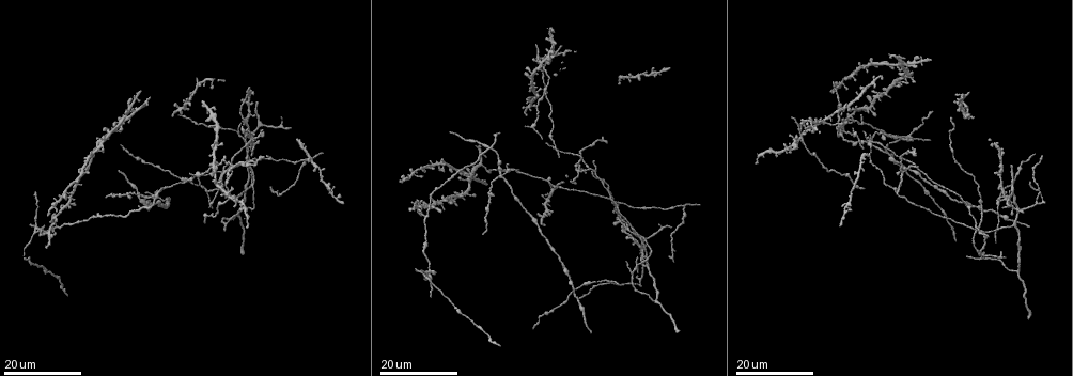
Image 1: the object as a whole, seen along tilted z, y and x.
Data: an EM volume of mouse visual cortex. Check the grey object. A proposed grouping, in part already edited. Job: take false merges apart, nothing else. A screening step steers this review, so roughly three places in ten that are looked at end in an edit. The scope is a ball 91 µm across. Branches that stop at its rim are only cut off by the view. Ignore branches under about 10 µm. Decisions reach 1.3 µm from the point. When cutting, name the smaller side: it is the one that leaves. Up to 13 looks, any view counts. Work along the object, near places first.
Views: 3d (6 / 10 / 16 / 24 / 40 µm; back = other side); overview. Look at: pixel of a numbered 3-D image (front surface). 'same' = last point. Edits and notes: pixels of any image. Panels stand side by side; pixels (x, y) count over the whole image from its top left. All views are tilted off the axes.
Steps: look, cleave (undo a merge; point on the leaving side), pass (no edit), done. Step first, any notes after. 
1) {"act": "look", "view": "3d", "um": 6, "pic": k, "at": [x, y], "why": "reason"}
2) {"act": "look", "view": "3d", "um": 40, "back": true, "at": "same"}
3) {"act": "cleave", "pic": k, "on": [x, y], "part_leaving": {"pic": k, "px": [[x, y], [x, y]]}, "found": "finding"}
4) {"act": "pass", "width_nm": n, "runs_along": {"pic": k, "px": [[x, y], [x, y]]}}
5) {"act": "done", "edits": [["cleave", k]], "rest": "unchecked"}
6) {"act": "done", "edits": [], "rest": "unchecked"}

{"act": "look", "view": "3d", "um": 24, "pic": 1, "at": [639, 238], "why": "looks like a crossing"}

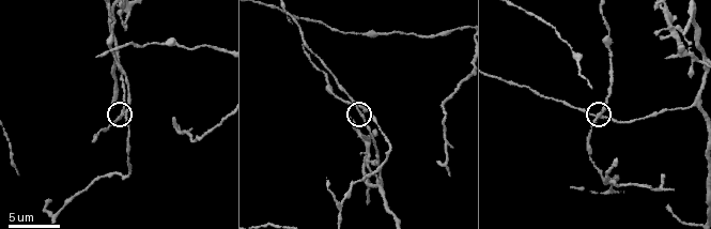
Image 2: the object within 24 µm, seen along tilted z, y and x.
{"act": "look", "view": "3d", "um": 6, "pic": 2, "at": [359, 109], "why": "closer look"}

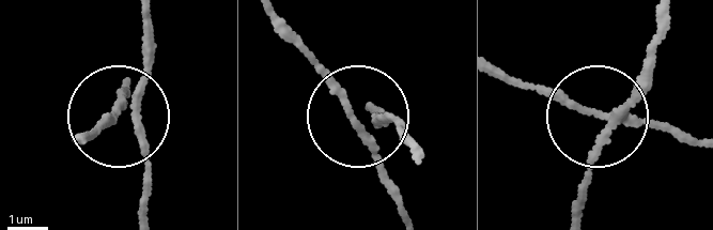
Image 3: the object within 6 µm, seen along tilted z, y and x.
{"act": "pass", "width_nm": 180, "found": "all the same cell"}

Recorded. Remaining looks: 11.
{"act": "look", "view": "3d", "um": 10, "pic": 2, "at": [370, 170], "why": "looks like a crossing"}

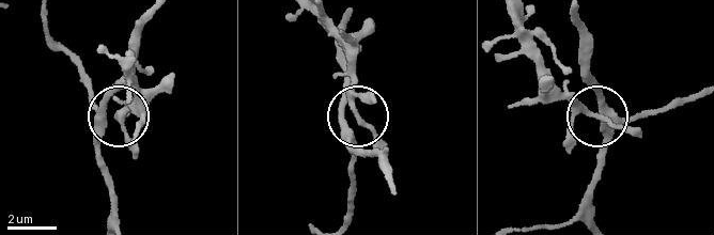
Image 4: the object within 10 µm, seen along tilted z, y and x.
{"act": "look", "view": "3d", "um": 10, "back": true, "pic": 4, "at": [360, 120]}

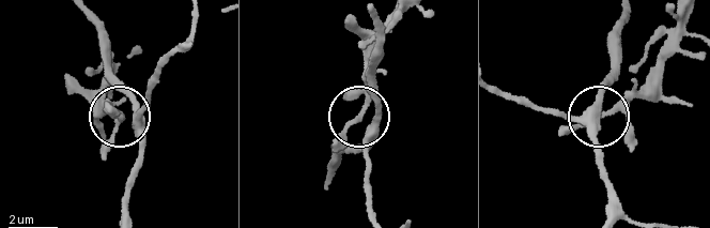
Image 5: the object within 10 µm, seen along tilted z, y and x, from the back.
{"act": "pass", "side_arm_um": 18, "runs_along": {"pic": 5, "px": [[624, 214], [591, 125], [649, 75]]}, "found": "one cell here"}

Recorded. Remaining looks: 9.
{"act": "look", "view": "3d", "um": 24, "pic": 1, "at": [588, 166], "why": "arms part here"}

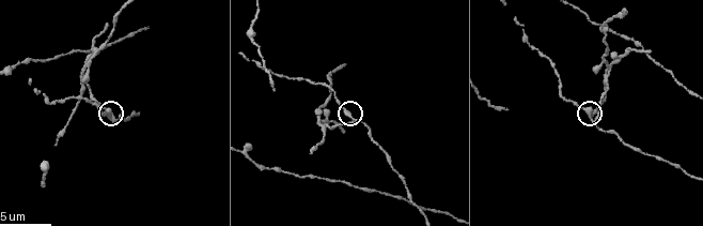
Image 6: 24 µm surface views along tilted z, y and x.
{"act": "look", "view": "3d", "um": 10, "pic": 6, "at": [350, 116]}

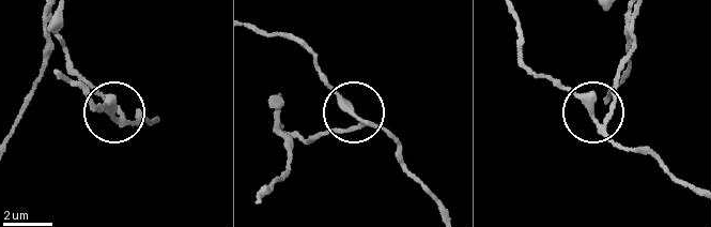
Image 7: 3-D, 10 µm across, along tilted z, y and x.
{"act": "cleave", "pic": 7, "on": [338, 131], "arms": 3, "part_leaving": {"pic": 7, "px": [[119, 109], [68, 57], [51, 11]]}, "found": "a second cell is stuck on"}

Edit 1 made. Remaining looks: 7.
{"act": "look", "view": "3d", "um": 24, "pic": 1, "at": [224, 191], "why": "looks like a crossing"}

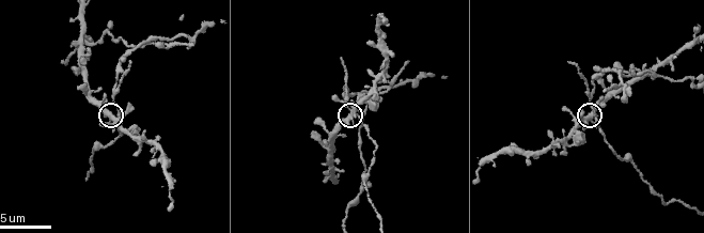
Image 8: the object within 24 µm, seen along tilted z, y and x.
{"act": "look", "view": "3d", "um": 10, "pic": 8, "at": [108, 114]}

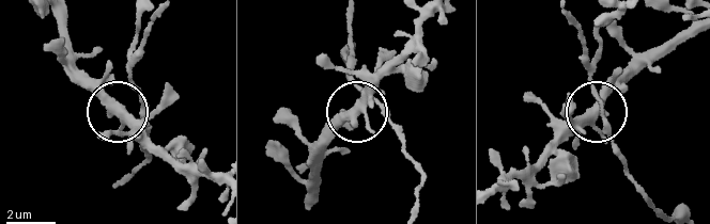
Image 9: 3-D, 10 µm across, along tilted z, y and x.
{"act": "pass", "width_nm": 320, "found": "continuous, no second cell"}

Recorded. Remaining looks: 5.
{"act": "look", "view": "3d", "um": 24, "pic": 1, "at": [872, 141], "why": "three-way junction"}

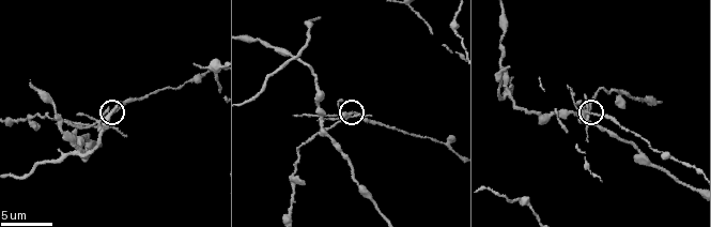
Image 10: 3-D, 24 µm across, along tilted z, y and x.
{"act": "look", "view": "3d", "um": 10, "pic": 10, "at": [589, 114]}

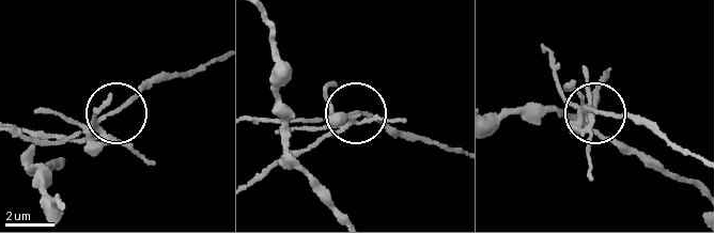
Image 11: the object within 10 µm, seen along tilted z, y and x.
{"act": "look", "view": "3d", "um": 6, "pic": 11, "at": [114, 113]}

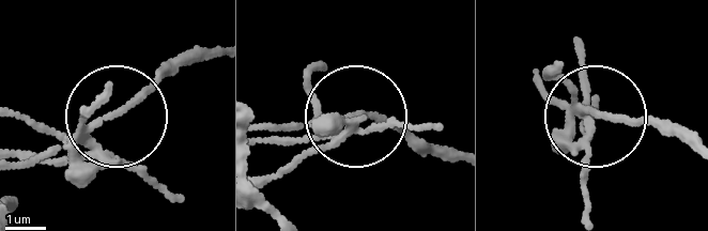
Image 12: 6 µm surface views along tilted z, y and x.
{"act": "cleave", "pic": 12, "on": [129, 166], "width_nm": 140, "found": "a second cell is stuck on"}

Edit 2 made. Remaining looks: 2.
{"act": "done", "edits": [["cleave", 7], ["cleave", 12]], "rest": "unchecked"}

